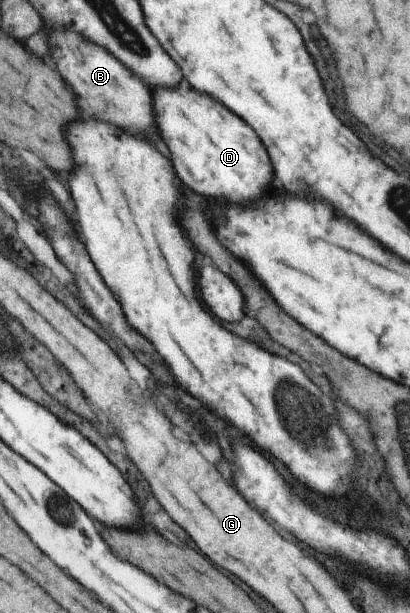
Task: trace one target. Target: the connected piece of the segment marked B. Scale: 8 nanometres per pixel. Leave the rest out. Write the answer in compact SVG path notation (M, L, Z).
M59 28L50 33L50 61L55 65L65 83L69 81L69 89L73 89L73 93L77 93L77 97L81 95L81 107L85 117L93 115L95 119L101 121L109 121L115 123L119 127L123 127L127 133L137 135L137 133L145 133L149 135L149 131L155 127L153 117L151 117L151 99L149 93L145 89L145 84L127 67L125 64L113 55L108 49L102 45L90 42L82 33L74 32L73 28Z

